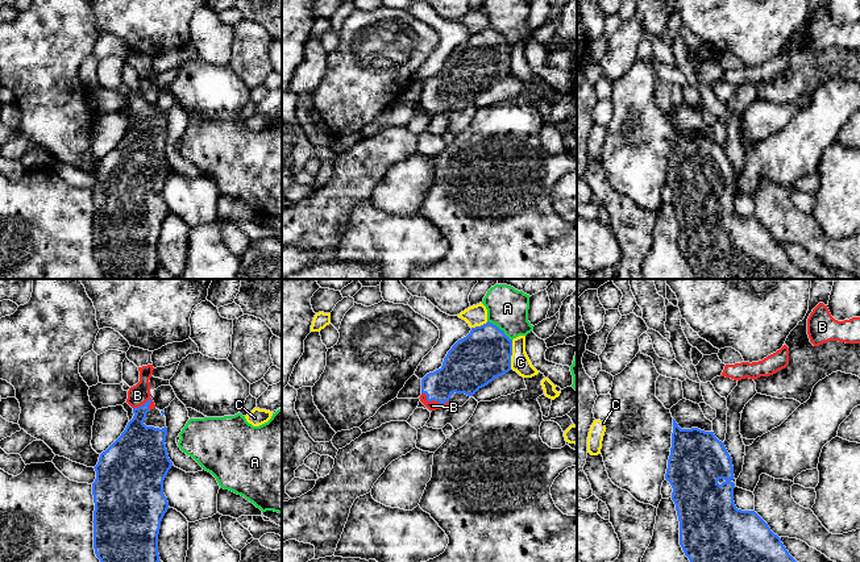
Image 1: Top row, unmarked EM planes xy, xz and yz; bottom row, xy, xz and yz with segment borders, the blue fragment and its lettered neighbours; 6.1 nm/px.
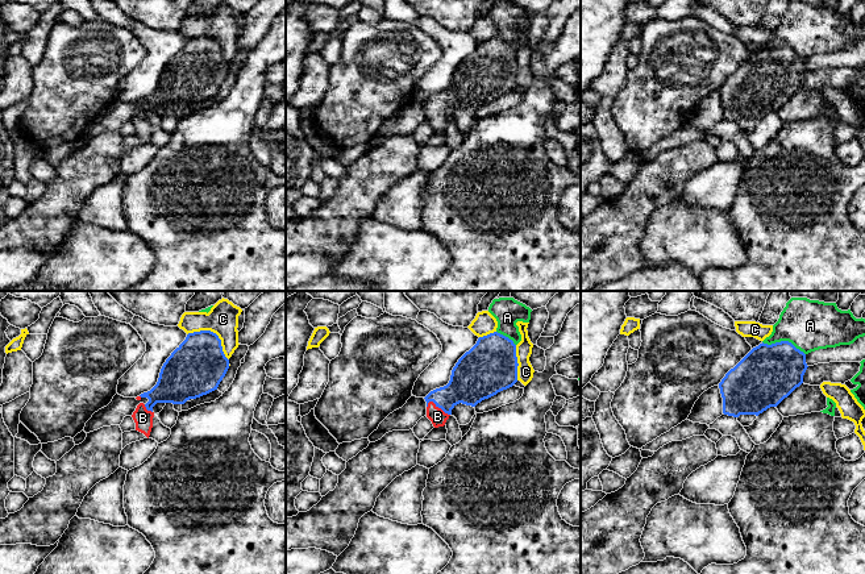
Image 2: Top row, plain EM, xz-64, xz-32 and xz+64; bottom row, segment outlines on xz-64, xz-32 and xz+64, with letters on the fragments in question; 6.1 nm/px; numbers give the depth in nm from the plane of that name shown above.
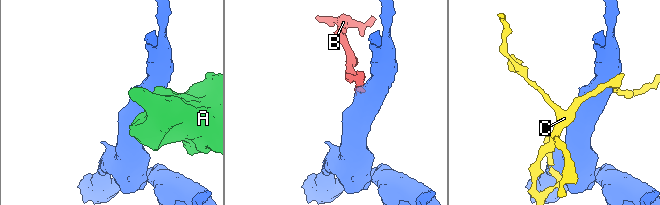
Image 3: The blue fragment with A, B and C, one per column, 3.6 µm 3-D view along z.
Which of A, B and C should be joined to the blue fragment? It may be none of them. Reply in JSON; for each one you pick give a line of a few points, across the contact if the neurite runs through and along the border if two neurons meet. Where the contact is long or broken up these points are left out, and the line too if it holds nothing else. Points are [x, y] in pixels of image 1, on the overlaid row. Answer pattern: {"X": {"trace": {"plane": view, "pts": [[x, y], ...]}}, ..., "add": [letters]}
{"B": {"trace": {"plane": "xz", "pts": [[464, 371], [433, 399], [432, 406]]}}, "add": ["B"]}

